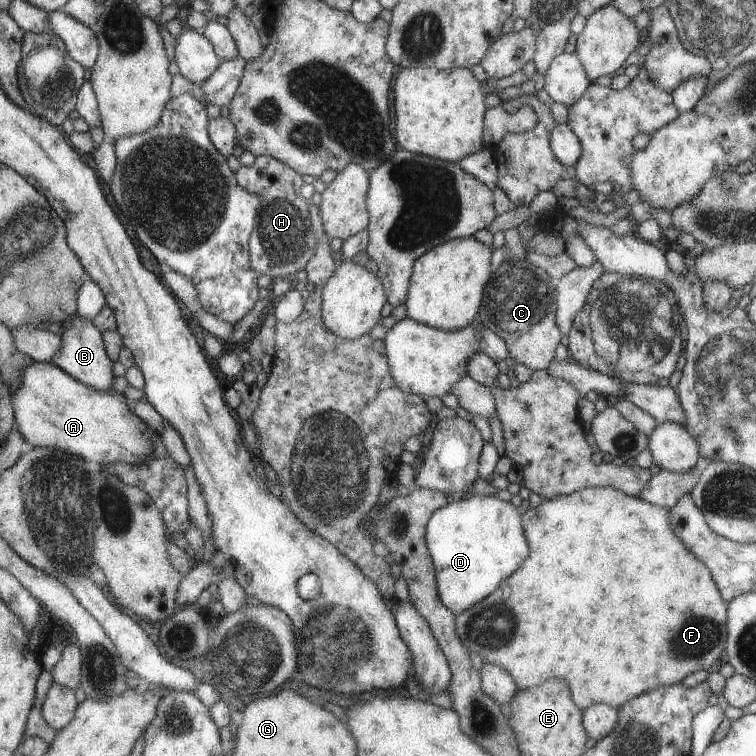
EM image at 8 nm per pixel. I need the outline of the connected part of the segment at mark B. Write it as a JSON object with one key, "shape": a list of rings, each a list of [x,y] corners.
{"shape":[[[79,315],[68,319],[65,324],[62,349],[52,360],[53,364],[66,370],[71,376],[79,379],[83,384],[96,388],[100,391],[111,391],[113,382],[113,372],[111,368],[111,357],[106,349],[104,334],[95,325],[93,321],[88,321]]]}

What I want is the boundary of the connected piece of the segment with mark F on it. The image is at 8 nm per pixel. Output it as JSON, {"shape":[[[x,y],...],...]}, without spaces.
{"shape":[[[587,487],[568,494],[547,499],[538,506],[528,507],[523,512],[523,530],[530,547],[530,554],[523,561],[523,566],[495,590],[489,598],[484,598],[475,606],[470,606],[455,617],[455,630],[467,652],[478,654],[483,663],[494,664],[507,670],[519,689],[529,689],[545,682],[549,676],[567,678],[571,686],[571,698],[575,698],[575,706],[581,710],[603,702],[615,709],[638,697],[641,693],[652,691],[660,686],[679,683],[688,674],[698,670],[710,671],[709,667],[726,648],[726,599],[719,594],[717,583],[711,578],[710,570],[701,562],[674,533],[670,523],[670,510],[645,502],[643,499],[631,497],[623,491],[611,487]]]}

